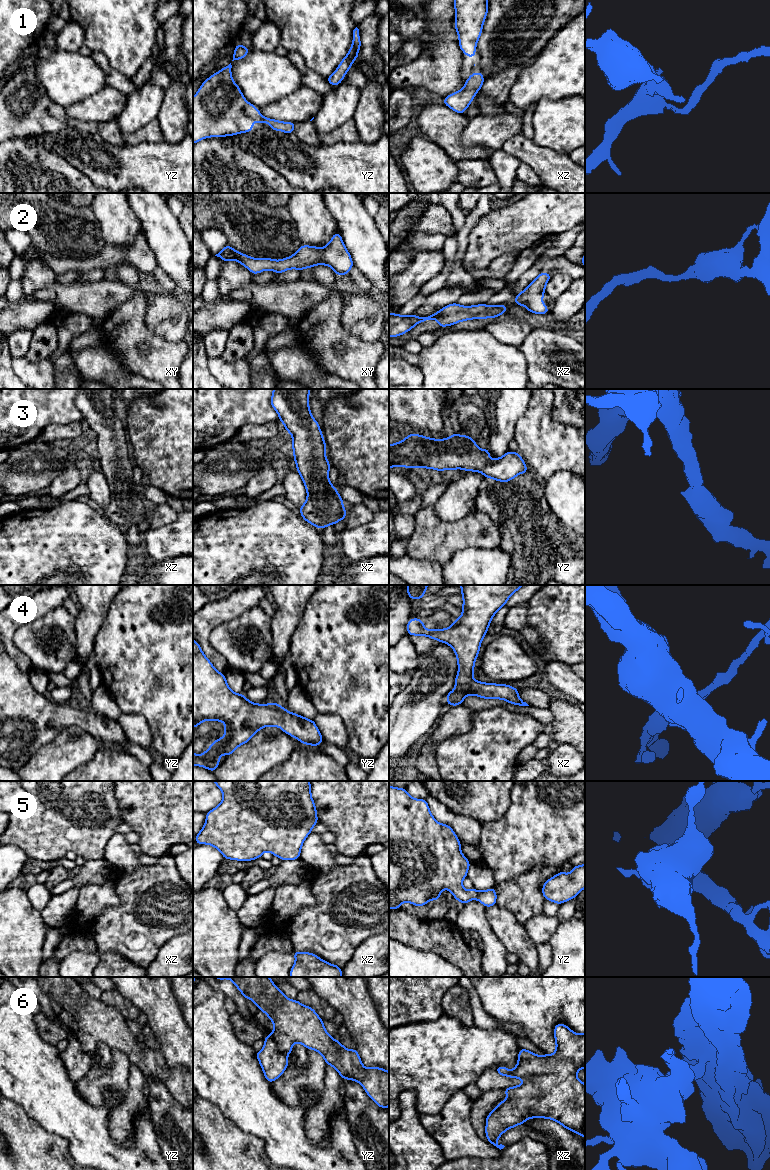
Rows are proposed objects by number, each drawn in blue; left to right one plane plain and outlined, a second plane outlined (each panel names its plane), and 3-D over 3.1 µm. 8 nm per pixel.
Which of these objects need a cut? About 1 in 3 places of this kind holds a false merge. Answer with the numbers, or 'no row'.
no row

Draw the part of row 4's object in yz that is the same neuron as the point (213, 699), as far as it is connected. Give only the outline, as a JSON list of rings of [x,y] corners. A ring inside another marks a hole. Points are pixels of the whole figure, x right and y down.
[[[193,639],[193,728],[205,720],[223,721],[225,724],[223,737],[213,741],[200,757],[193,752],[193,765],[212,772],[218,767],[221,754],[228,757],[238,746],[249,742],[256,732],[267,726],[280,727],[284,733],[298,739],[302,744],[318,747],[324,741],[314,720],[291,713],[275,702],[256,704],[246,699],[244,694],[234,693],[228,686],[224,673],[214,668],[200,645]]]

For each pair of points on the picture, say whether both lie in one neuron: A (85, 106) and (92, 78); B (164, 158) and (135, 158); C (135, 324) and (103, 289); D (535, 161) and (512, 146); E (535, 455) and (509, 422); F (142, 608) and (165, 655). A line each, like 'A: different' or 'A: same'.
A: different
B: same
C: different
D: same
E: different
F: same

